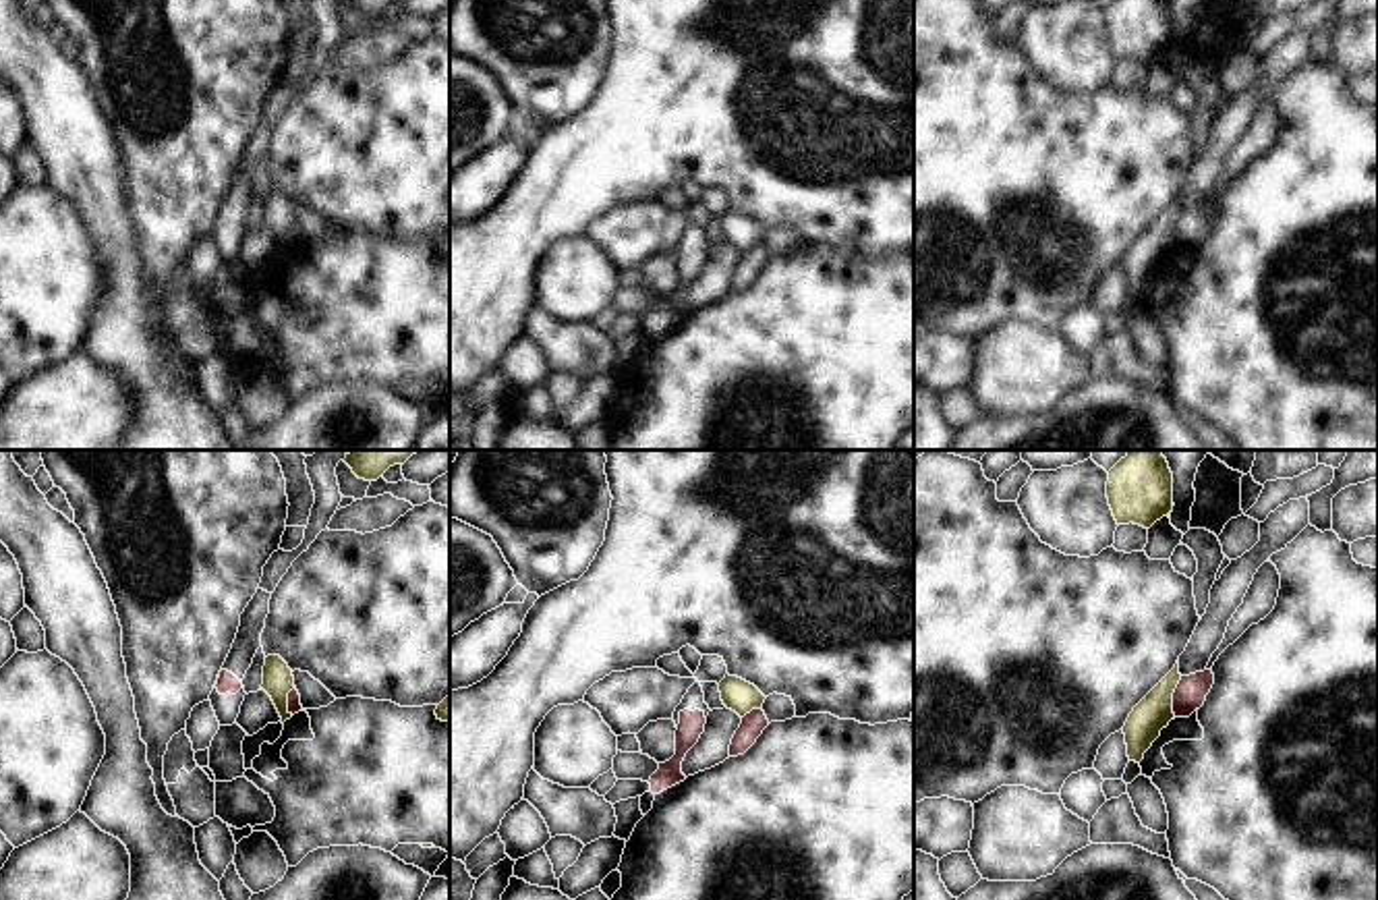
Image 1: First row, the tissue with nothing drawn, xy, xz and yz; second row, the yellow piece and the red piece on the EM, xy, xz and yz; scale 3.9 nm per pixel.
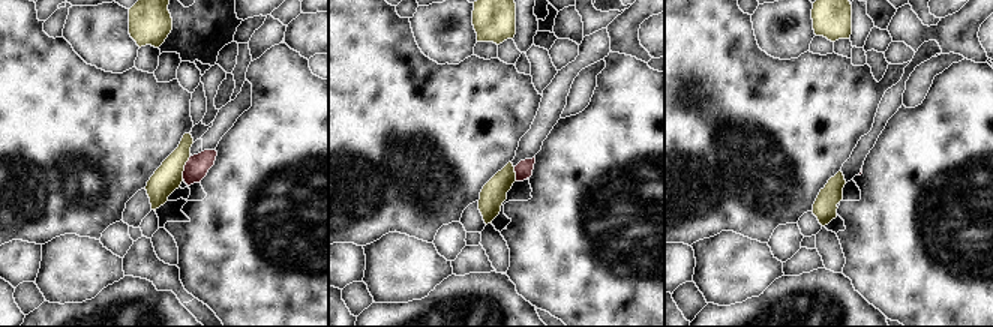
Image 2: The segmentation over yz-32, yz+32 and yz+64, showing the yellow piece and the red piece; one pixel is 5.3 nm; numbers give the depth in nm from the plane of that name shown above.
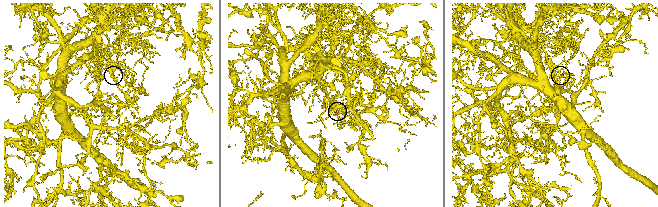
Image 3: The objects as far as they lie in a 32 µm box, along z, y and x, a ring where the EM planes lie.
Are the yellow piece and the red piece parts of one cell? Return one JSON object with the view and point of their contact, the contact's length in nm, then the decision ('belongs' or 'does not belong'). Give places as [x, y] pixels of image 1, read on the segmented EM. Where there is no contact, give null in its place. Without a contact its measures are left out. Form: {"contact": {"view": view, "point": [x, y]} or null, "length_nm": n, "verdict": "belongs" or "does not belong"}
{"contact": {"view": "yz", "point": [1171, 697]}, "length_nm": 160, "verdict": "does not belong"}

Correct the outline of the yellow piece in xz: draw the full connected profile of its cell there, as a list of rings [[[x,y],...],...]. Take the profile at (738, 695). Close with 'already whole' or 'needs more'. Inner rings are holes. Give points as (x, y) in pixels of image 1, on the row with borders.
[[[729,674],[719,682],[719,693],[723,705],[740,718],[752,709],[760,709],[767,699],[754,684]]]; already whole

